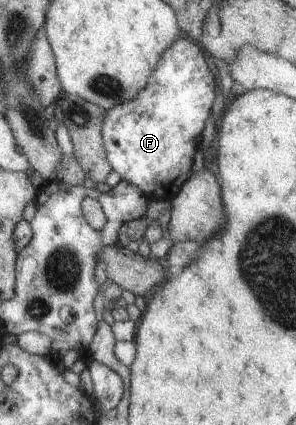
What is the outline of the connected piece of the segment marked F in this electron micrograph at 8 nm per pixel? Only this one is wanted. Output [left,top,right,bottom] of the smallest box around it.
[102,36,215,200]

